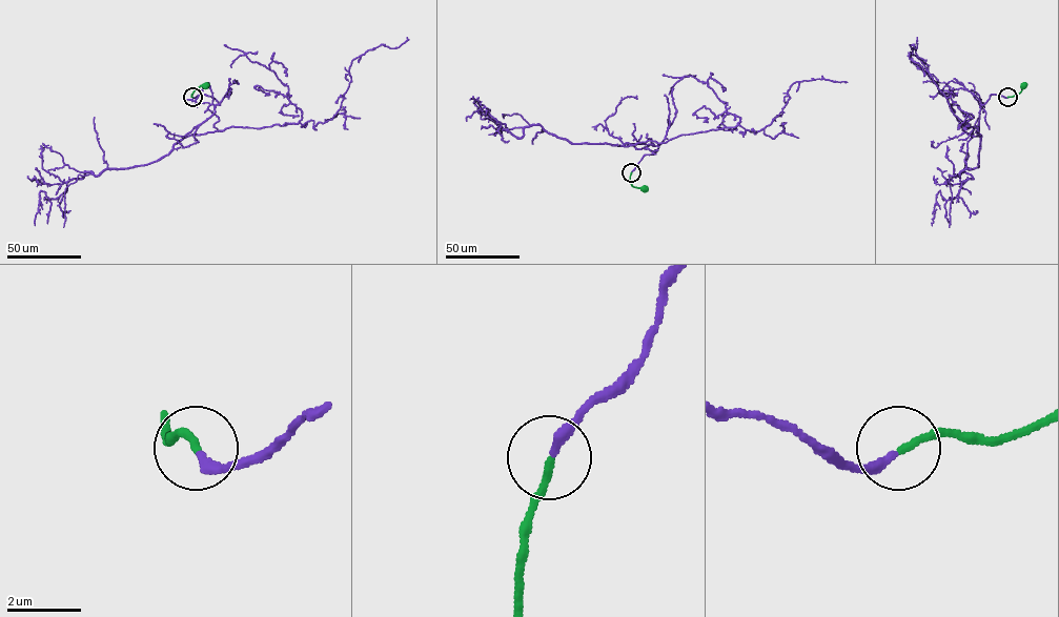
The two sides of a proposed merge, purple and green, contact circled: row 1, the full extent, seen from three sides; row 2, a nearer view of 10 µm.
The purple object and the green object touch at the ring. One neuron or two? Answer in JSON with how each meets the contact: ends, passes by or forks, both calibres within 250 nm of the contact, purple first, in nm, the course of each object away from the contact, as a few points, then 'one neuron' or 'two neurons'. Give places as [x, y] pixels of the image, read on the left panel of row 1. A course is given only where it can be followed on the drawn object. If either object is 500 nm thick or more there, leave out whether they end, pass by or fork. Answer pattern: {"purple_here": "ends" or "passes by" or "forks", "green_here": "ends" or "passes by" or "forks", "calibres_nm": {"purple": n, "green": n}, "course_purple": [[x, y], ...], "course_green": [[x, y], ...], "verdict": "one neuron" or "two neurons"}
{"purple_here": "ends", "green_here": "ends", "calibres_nm": {"purple": 260, "green": 190}, "course_purple": [[192, 97], [220, 104], [185, 137], [316, 126], [340, 108], [353, 59], [407, 37]], "course_green": [[192, 97], [196, 88], [205, 85]], "verdict": "one neuron"}

